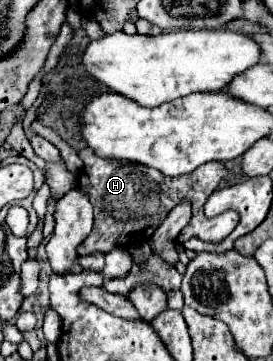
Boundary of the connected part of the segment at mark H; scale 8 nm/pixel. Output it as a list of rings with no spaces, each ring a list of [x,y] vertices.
[[[82,149],[78,155],[84,161],[84,169],[78,177],[78,189],[88,193],[88,199],[94,205],[94,229],[80,245],[80,255],[90,255],[96,251],[108,253],[118,245],[130,247],[134,243],[148,241],[170,209],[184,199],[192,201],[192,217],[194,213],[203,213],[204,203],[228,175],[224,163],[204,163],[204,167],[198,167],[188,175],[166,177],[146,165],[100,159],[90,149]]]

